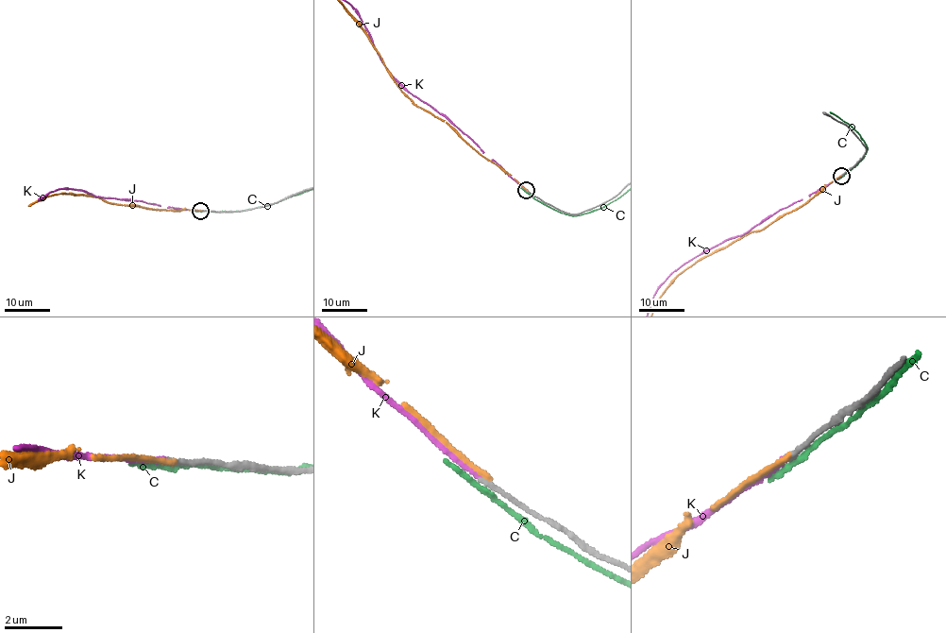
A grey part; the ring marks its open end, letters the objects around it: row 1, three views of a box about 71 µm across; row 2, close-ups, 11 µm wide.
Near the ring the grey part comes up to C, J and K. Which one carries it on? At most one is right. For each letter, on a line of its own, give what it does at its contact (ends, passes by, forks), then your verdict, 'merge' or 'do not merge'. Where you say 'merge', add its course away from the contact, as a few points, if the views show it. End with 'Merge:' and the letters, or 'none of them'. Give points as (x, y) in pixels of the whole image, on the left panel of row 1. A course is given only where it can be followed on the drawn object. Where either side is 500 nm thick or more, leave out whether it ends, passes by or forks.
C: it passes by | do not merge
J: it ends | do not merge
K: it ends | merge
Merge: K

